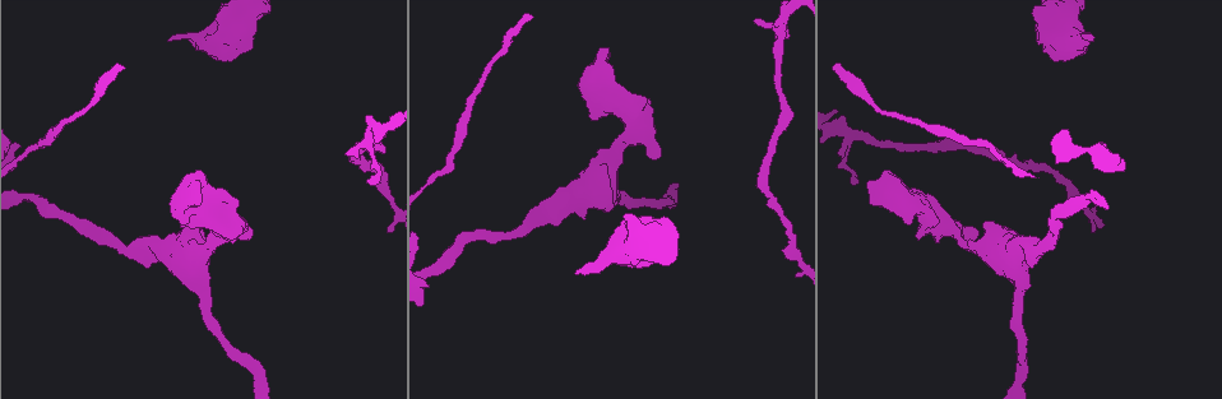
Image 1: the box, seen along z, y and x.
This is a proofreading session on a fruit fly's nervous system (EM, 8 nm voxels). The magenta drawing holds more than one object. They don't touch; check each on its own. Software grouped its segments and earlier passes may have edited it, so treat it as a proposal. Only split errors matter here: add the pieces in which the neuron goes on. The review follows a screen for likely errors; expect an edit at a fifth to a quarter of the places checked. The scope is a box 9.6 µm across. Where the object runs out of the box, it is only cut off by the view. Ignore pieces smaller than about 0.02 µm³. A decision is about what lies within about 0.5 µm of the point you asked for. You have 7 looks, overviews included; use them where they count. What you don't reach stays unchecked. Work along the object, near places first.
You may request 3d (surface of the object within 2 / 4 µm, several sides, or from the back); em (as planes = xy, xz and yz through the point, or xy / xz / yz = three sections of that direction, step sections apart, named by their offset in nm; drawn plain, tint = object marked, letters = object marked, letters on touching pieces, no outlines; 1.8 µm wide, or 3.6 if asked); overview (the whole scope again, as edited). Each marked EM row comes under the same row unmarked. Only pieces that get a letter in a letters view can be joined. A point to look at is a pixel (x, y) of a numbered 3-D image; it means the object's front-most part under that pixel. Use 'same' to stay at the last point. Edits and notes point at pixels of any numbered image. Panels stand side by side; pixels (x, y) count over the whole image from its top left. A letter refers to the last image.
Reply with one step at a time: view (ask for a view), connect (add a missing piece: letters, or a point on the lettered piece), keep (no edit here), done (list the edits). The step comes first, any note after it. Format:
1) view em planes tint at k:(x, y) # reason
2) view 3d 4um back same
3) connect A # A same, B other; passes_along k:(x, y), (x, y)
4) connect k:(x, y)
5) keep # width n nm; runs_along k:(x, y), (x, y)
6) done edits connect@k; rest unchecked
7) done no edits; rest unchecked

view em planes tint at 1:(169, 39) # free end

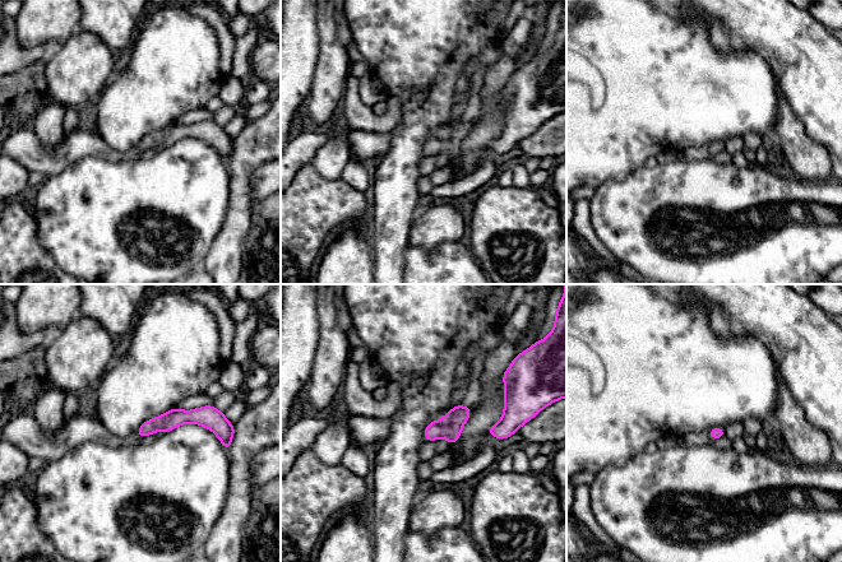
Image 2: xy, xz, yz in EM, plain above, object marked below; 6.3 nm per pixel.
view em planes letters same

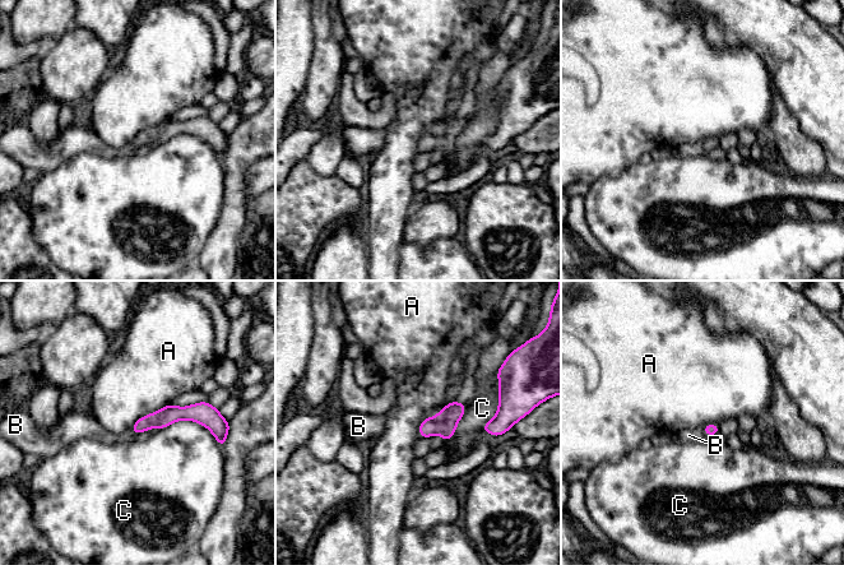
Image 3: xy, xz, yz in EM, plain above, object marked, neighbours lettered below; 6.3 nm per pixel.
connect B # A other, B same, C other; passes_along 3:(709, 430), (705, 432), (689, 435); it goes on there

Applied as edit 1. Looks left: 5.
view em 3.6um yz step 8 letters at 1:(837, 69) # branch stops here

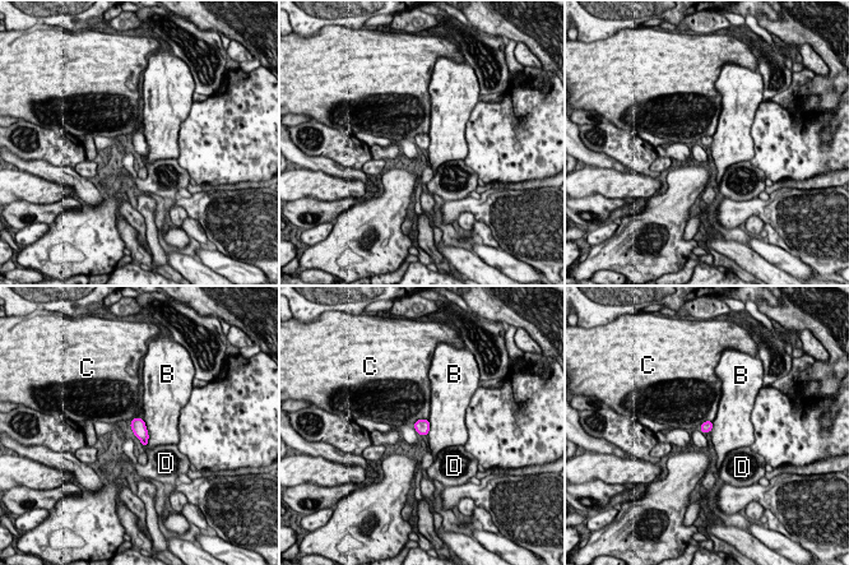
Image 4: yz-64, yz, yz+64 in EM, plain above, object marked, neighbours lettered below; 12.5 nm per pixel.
view em 3.6um planes letters same # another direction

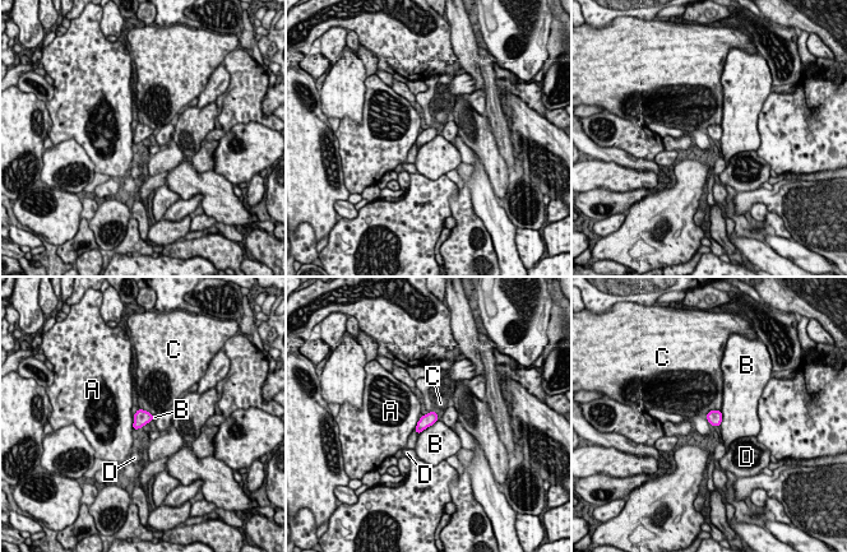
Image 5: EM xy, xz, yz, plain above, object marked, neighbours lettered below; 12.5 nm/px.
keep # A other, B other, C other, D other; border 5:(439, 420), (420, 434); none of them fits

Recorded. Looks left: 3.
view 3d 4um at 1:(19, 145) # free end

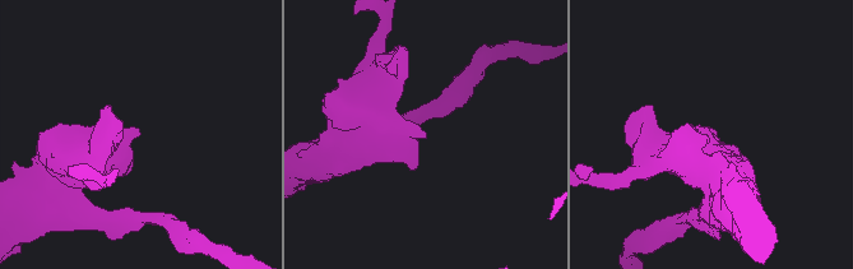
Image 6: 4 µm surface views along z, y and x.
view em planes tint at 6:(424, 135) # need the tissue

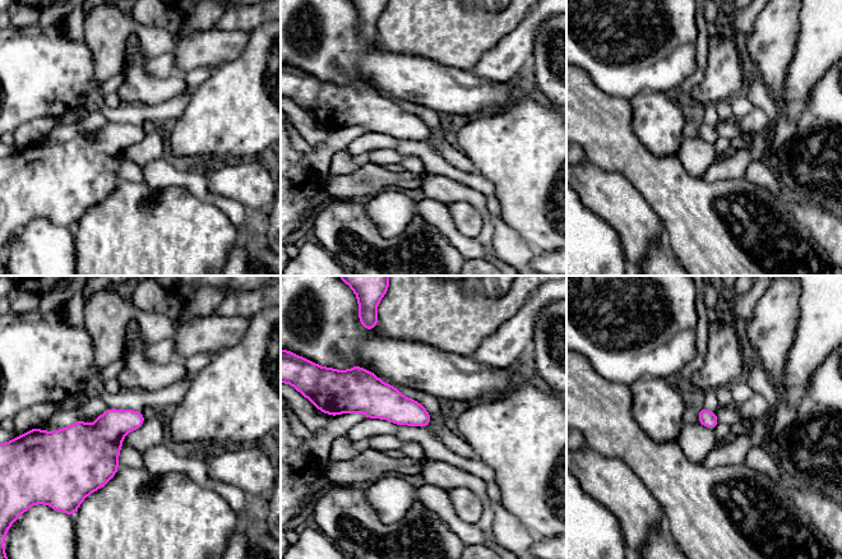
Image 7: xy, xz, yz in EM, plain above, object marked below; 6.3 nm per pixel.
view em planes letters same

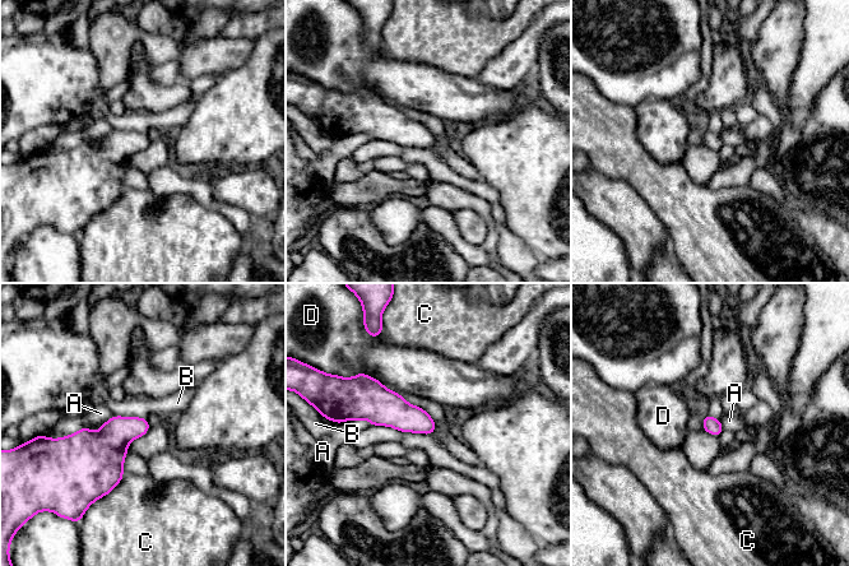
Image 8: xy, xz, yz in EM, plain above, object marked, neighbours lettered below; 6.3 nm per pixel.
keep # A other, B other, C other, D other; no lettered piece goes on from it

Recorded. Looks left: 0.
done edits connect@3; rest unchecked

